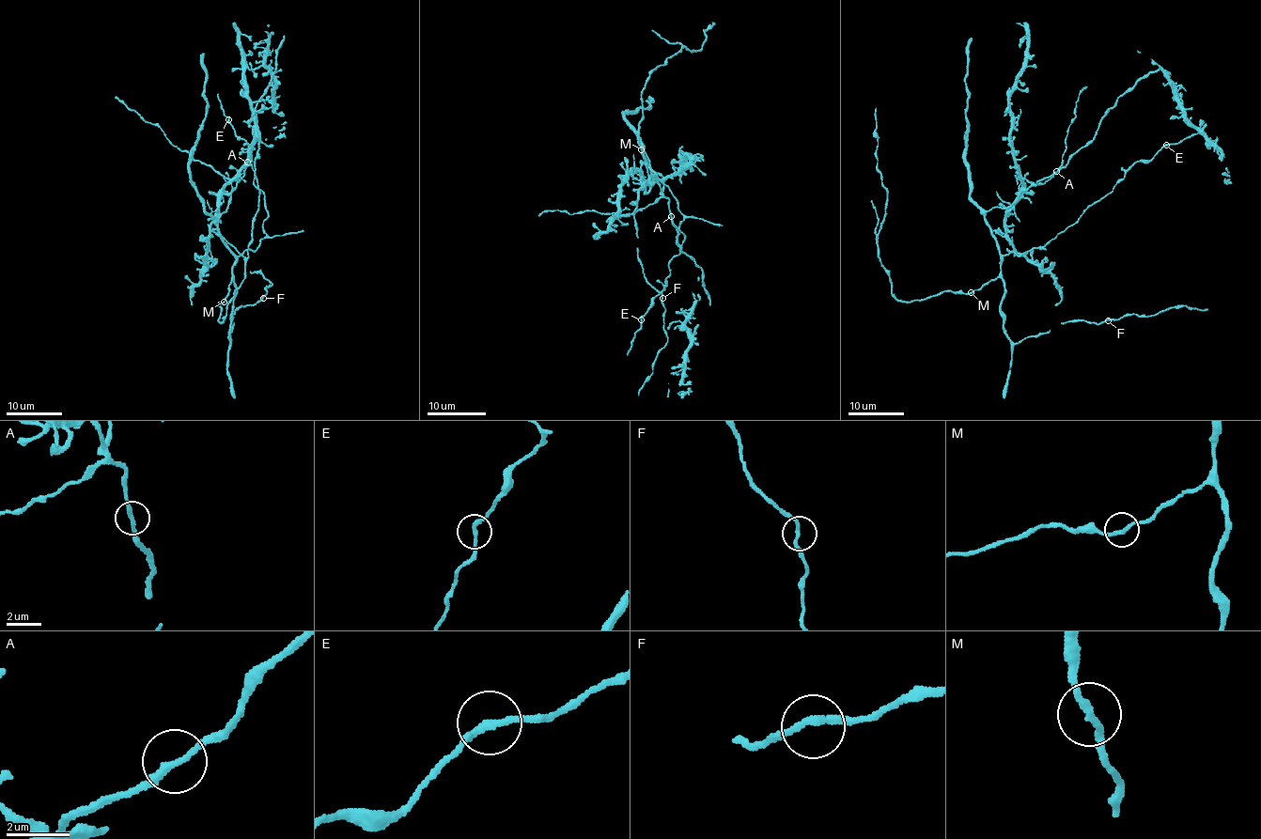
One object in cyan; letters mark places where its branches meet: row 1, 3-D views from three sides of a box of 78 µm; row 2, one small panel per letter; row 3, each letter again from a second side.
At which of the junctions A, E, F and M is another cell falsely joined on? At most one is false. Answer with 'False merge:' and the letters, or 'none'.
False merge: none

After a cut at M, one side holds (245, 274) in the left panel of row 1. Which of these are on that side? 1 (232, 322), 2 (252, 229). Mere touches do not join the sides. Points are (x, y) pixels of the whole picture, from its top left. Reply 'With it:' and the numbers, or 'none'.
With it: 2

